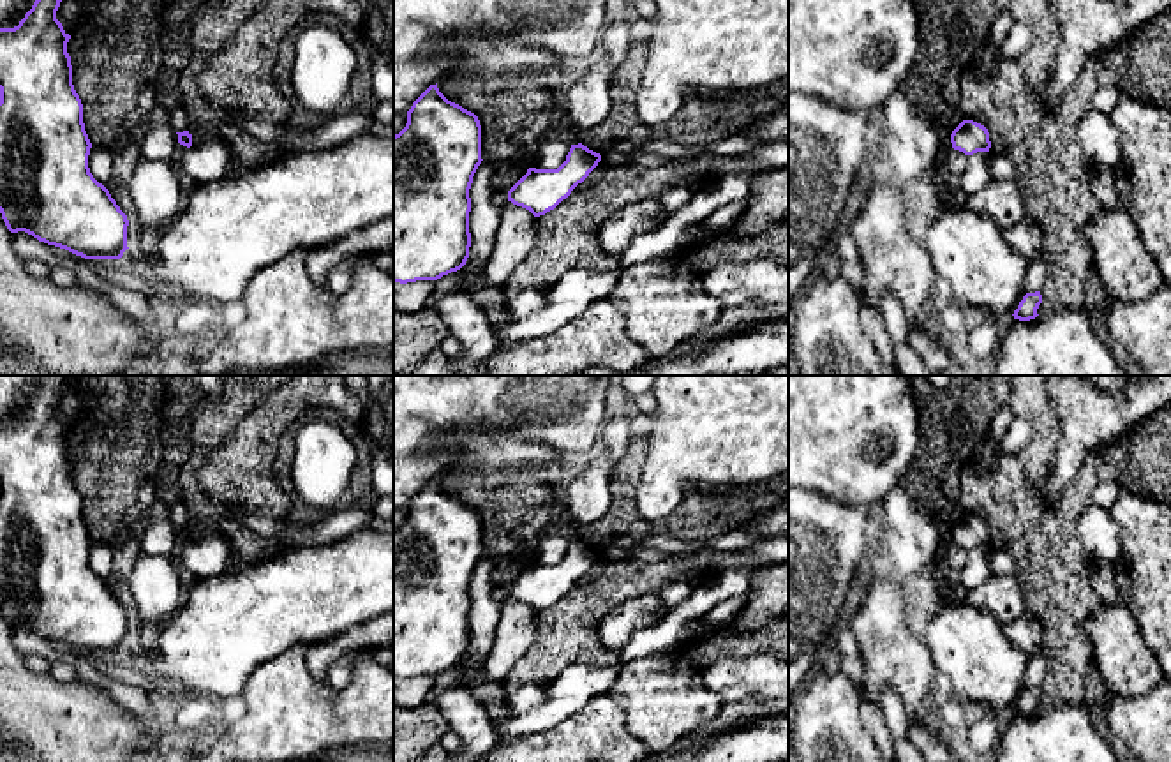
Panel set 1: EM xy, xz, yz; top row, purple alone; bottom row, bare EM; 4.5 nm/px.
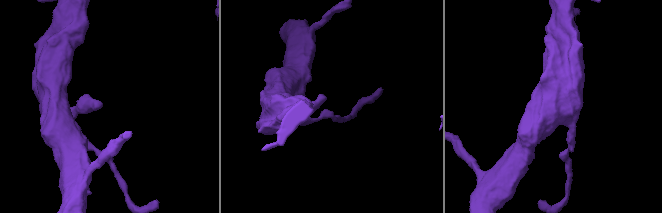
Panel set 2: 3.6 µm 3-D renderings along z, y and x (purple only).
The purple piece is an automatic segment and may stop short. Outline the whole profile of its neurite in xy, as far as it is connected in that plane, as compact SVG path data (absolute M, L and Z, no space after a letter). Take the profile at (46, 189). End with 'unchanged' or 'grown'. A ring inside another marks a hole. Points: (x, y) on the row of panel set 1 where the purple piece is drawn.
M35 0L14 28L0 28L0 213L11 233L25 231L85 259L120 259L127 247L127 215L88 168L92 143L83 104L72 85L71 35L56 19L62 0Z | unchanged

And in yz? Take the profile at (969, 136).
M963 120L952 131L951 143L954 150L963 152L965 155L973 155L977 152L989 152L991 148L988 129L973 120Z | unchanged

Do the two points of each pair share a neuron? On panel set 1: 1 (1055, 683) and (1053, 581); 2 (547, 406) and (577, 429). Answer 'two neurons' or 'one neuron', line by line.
1: one neuron
2: one neuron

